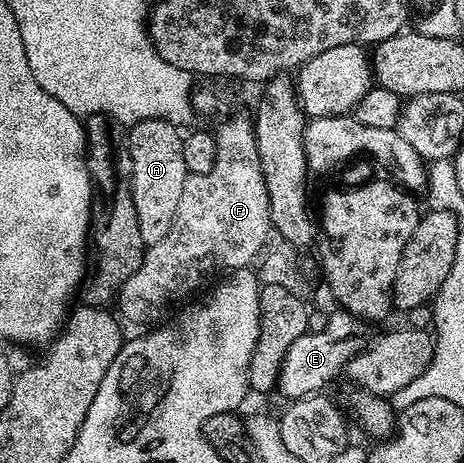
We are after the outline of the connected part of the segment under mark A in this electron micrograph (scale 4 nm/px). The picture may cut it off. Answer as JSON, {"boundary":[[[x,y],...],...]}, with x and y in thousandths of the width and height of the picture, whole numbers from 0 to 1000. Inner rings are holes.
{"boundary":[[[349,257],[300,261],[274,287],[272,328],[280,341],[280,397],[289,456],[297,464],[297,499],[306,499],[313,531],[323,531],[358,516],[358,499],[366,499],[384,456],[392,402],[409,371],[397,341],[399,298],[381,272]]]}

